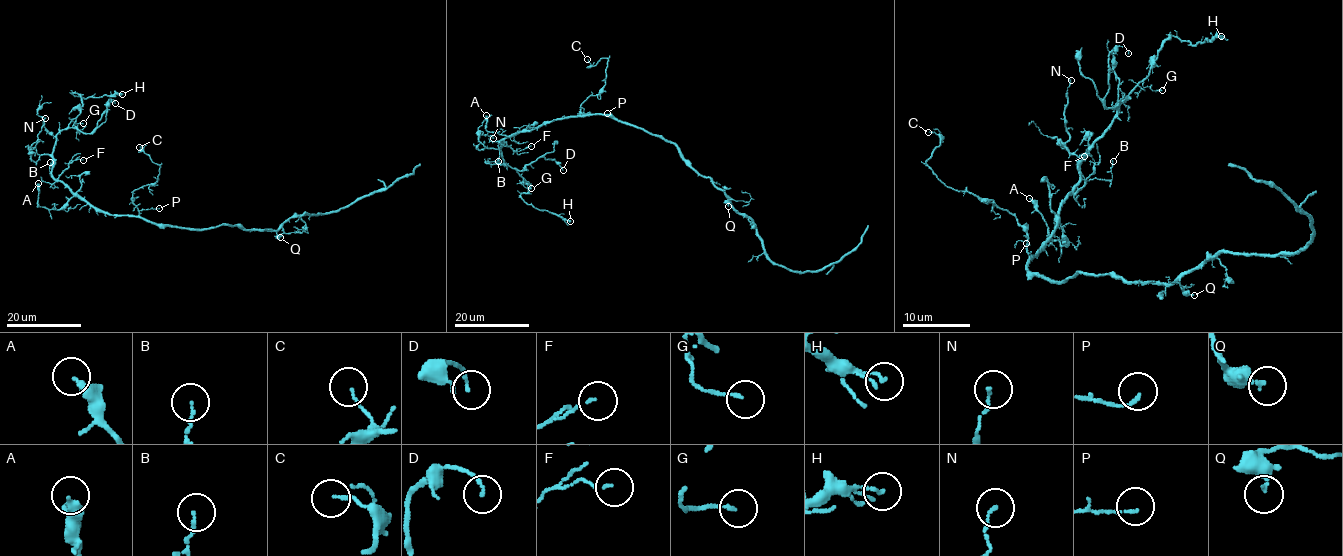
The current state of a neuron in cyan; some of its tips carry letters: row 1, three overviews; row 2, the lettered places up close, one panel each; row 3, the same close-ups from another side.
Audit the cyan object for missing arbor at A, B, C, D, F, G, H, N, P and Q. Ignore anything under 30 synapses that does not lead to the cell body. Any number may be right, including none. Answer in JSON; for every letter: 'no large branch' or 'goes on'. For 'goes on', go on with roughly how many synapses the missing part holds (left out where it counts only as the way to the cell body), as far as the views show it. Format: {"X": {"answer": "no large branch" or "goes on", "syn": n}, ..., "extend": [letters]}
{"A": {"answer": "no large branch"}, "B": {"answer": "no large branch"}, "C": {"answer": "no large branch"}, "D": {"answer": "no large branch"}, "F": {"answer": "no large branch"}, "G": {"answer": "no large branch"}, "H": {"answer": "no large branch"}, "N": {"answer": "no large branch"}, "P": {"answer": "no large branch"}, "Q": {"answer": "no large branch"}, "extend": []}

